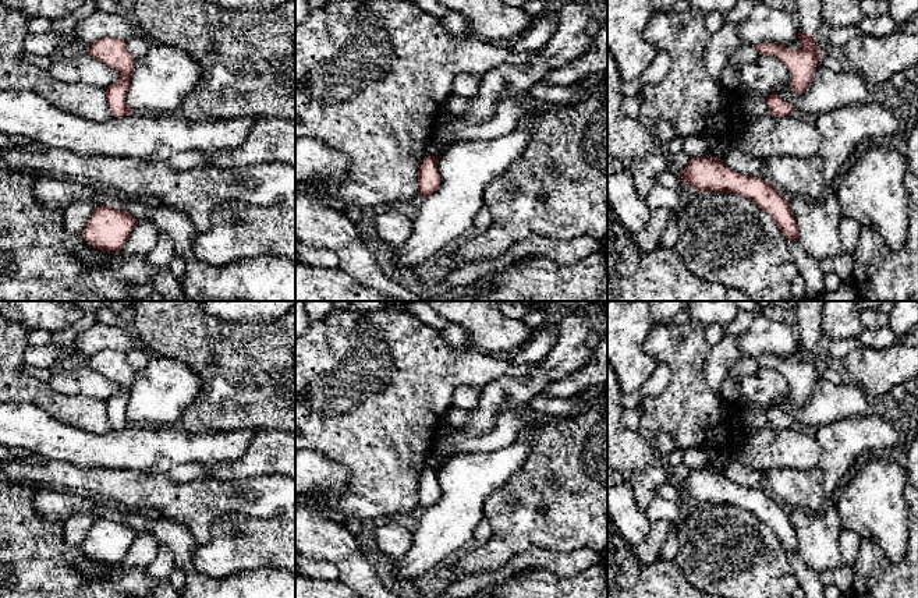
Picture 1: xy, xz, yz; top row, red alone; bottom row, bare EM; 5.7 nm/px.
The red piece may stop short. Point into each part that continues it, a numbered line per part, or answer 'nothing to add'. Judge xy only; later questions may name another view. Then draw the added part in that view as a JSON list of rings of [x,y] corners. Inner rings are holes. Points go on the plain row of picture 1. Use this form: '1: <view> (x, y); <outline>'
nothing to add

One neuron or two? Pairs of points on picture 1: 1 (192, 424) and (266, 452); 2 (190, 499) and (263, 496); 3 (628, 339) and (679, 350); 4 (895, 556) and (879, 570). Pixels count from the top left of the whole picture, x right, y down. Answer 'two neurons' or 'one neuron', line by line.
1: two neurons
2: one neuron
3: two neurons
4: two neurons

